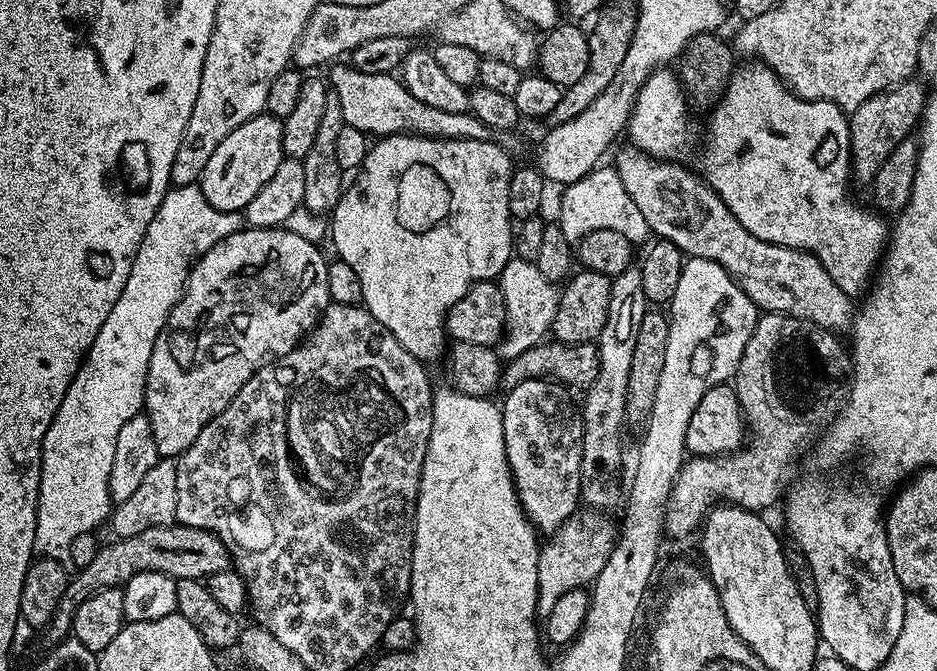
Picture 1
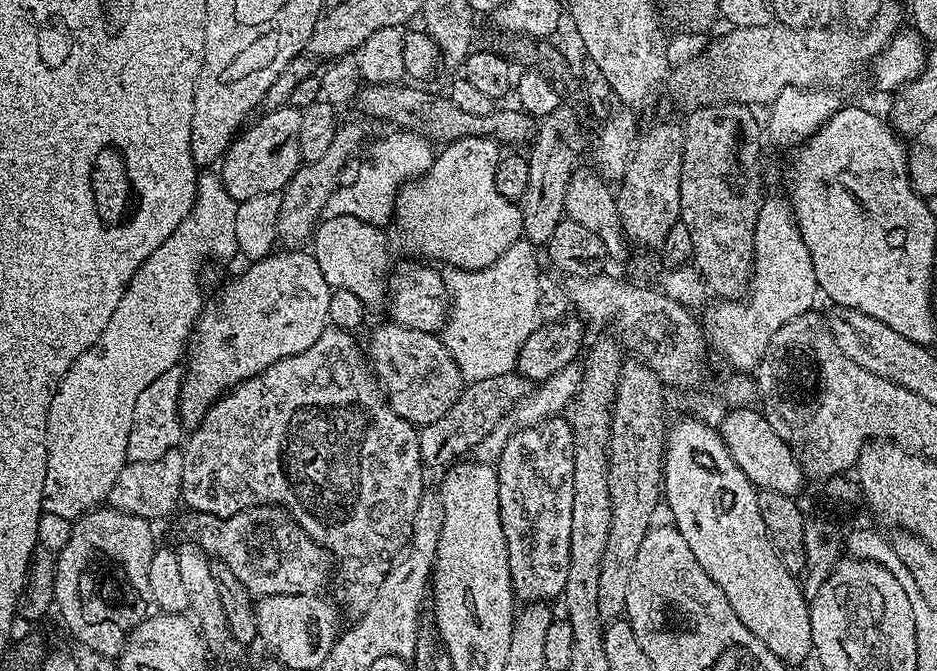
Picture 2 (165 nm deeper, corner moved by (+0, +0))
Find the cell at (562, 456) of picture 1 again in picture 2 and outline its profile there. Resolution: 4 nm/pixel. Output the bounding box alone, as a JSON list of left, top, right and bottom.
[494,418,576,602]

